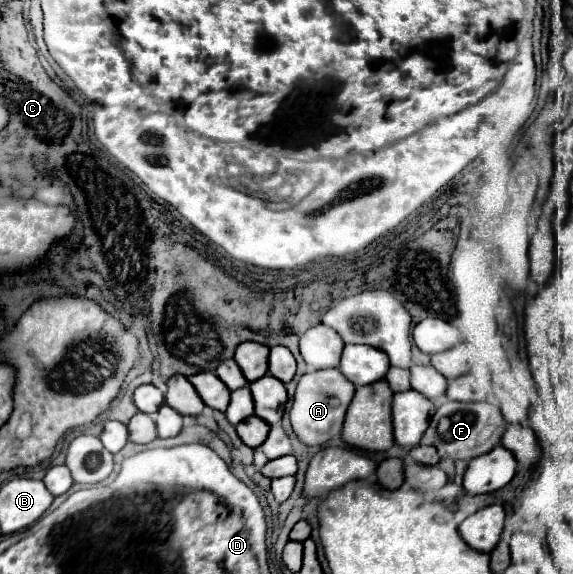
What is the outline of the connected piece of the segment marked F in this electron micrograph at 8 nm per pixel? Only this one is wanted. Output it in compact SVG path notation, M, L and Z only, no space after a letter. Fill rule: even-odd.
M444 402L432 416L432 424L424 432L420 444L442 446L454 460L472 460L498 446L504 428L502 412L488 402Z

